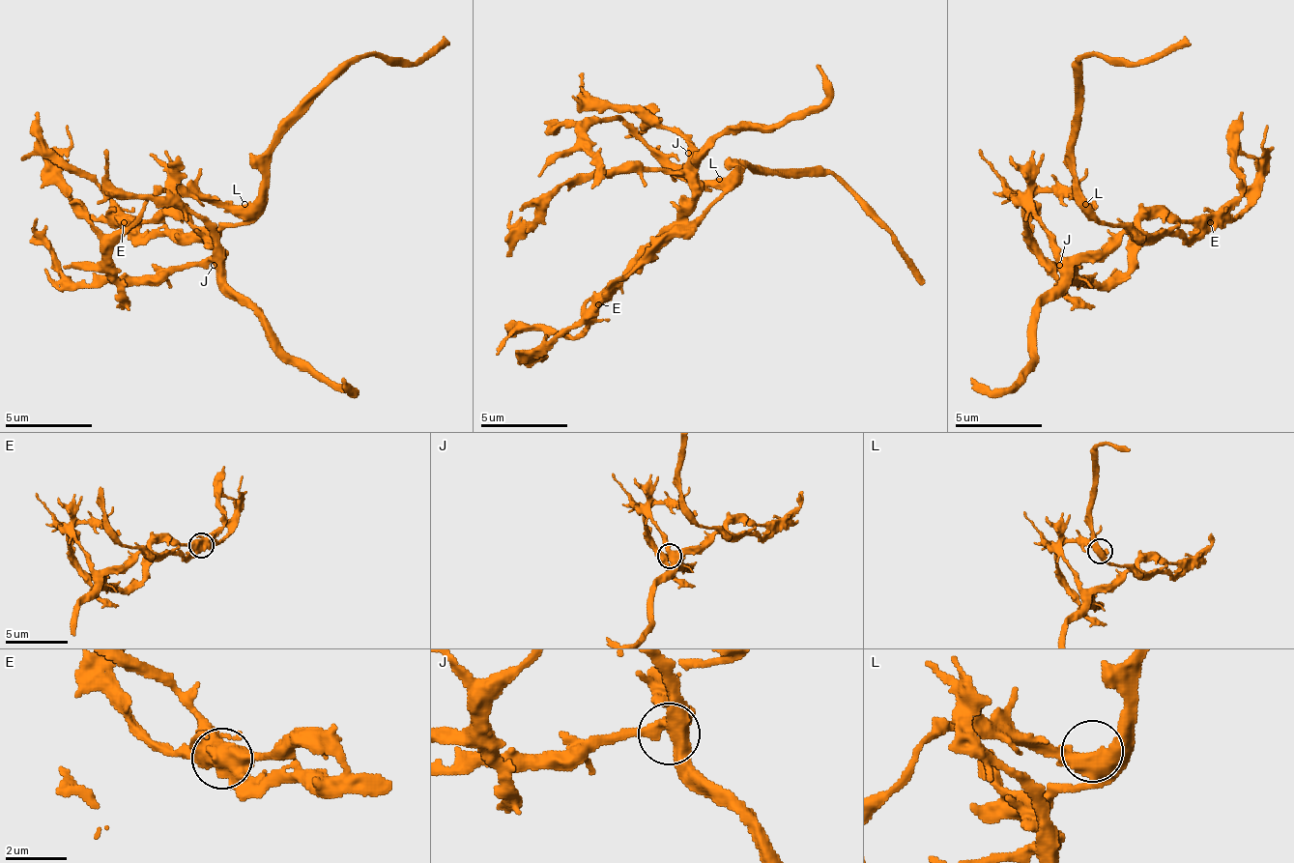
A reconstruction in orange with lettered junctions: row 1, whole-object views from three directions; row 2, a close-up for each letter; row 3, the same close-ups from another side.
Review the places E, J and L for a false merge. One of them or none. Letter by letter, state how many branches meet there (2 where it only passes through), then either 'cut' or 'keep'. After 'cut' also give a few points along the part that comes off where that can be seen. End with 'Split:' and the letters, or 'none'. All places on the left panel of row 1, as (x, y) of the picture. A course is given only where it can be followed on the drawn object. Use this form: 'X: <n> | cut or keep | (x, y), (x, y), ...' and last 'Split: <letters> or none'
E: 3 | cut | (122, 221), (139, 235), (240, 226), (271, 183), (274, 139), (358, 61), (422, 61), (448, 43)
J: 3 | keep
L: 2 | keep
Split: E

